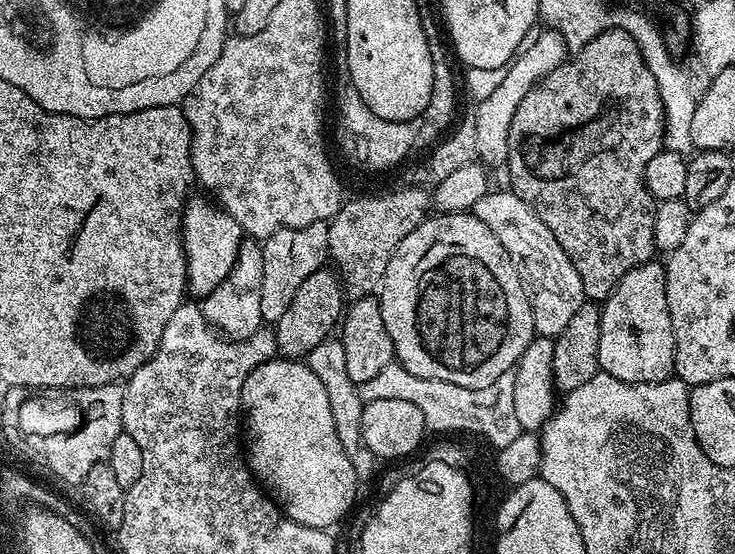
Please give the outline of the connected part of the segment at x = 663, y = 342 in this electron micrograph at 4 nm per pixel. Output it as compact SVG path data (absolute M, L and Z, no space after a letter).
M649 262L630 270L600 308L598 362L600 371L631 384L669 379L676 367L676 343L666 306L664 264Z

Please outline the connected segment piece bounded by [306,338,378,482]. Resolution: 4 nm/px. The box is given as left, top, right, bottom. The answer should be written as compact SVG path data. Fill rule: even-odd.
M329 338L318 342L314 350L310 350L306 357L306 363L314 374L318 374L318 379L322 381L322 386L326 389L326 394L330 397L330 414L334 418L334 430L338 430L338 442L342 442L342 450L346 450L346 458L354 466L354 474L357 481L364 482L376 472L378 458L366 446L366 438L362 438L362 410L365 402L358 398L356 383L346 374L346 353L342 351L342 342L339 338Z

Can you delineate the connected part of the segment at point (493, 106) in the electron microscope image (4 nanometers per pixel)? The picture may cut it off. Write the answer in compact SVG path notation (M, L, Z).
M541 30L538 40L526 53L519 53L509 63L506 78L503 78L494 89L494 94L487 95L484 100L475 105L476 109L471 113L474 118L474 131L478 134L478 146L476 147L476 160L485 166L492 164L503 165L508 159L508 143L510 134L508 127L514 118L514 110L522 103L522 98L530 94L530 90L550 70L554 70L559 64L569 59L570 51L560 32L555 30Z

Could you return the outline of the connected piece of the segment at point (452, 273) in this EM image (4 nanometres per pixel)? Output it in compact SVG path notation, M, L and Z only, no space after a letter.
M445 212L443 214L429 215L423 220L402 242L398 242L398 250L390 258L390 266L386 266L384 281L378 289L378 299L382 310L382 322L386 322L386 330L390 334L390 342L394 346L395 363L401 364L410 374L418 374L418 378L434 378L442 382L454 382L454 386L466 386L470 390L478 390L482 386L490 386L502 378L502 374L513 371L522 358L523 351L536 336L534 314L530 310L528 289L521 277L520 269L510 253L498 242L494 230L486 226L471 212Z

